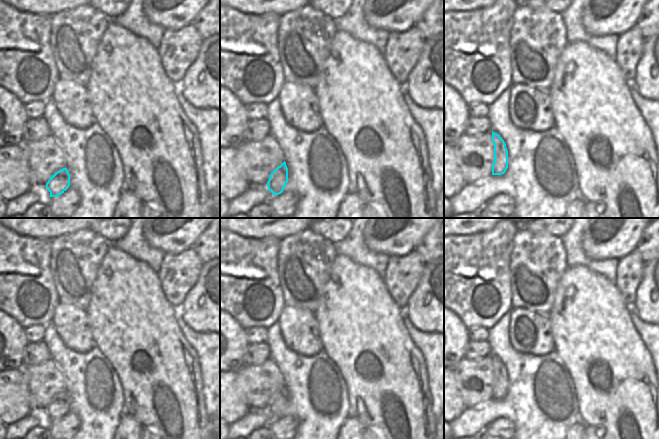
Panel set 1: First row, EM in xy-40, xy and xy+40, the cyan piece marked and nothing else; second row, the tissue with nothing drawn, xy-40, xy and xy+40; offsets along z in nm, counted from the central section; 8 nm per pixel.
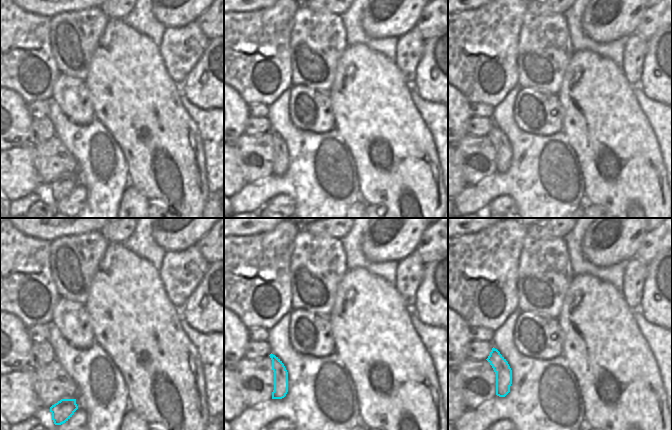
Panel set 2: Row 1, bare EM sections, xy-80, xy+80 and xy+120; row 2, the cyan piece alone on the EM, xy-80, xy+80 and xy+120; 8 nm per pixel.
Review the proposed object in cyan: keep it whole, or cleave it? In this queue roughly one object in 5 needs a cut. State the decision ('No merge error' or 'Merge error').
No merge error.

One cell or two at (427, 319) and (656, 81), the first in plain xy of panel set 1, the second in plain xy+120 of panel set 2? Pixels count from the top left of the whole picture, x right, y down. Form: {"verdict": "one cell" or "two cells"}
{"verdict": "one cell"}

